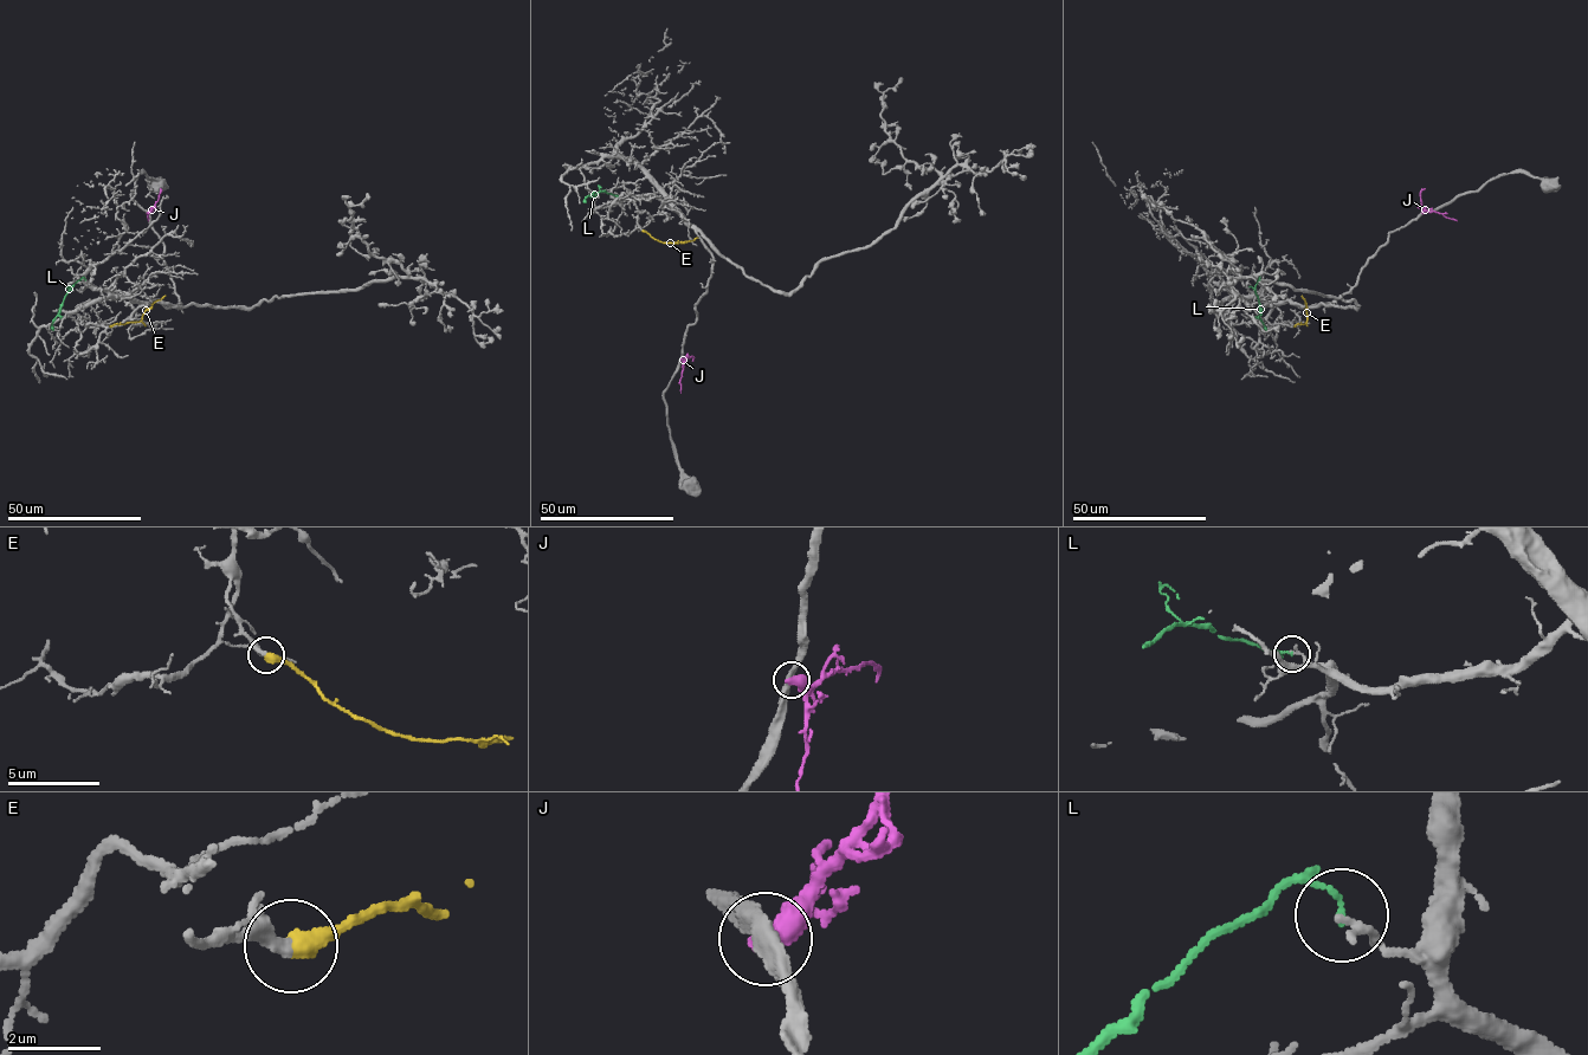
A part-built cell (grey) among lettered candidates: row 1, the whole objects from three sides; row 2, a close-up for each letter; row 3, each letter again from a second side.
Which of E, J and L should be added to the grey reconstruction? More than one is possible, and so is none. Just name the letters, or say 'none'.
E

